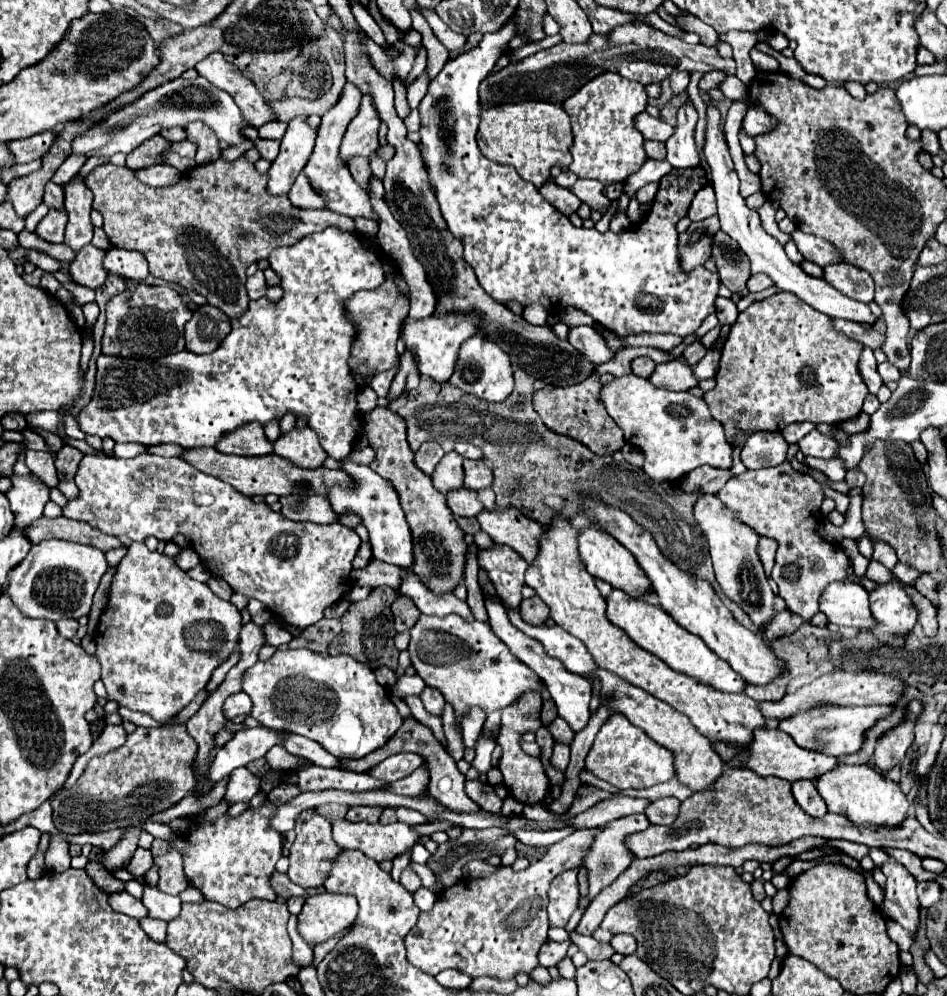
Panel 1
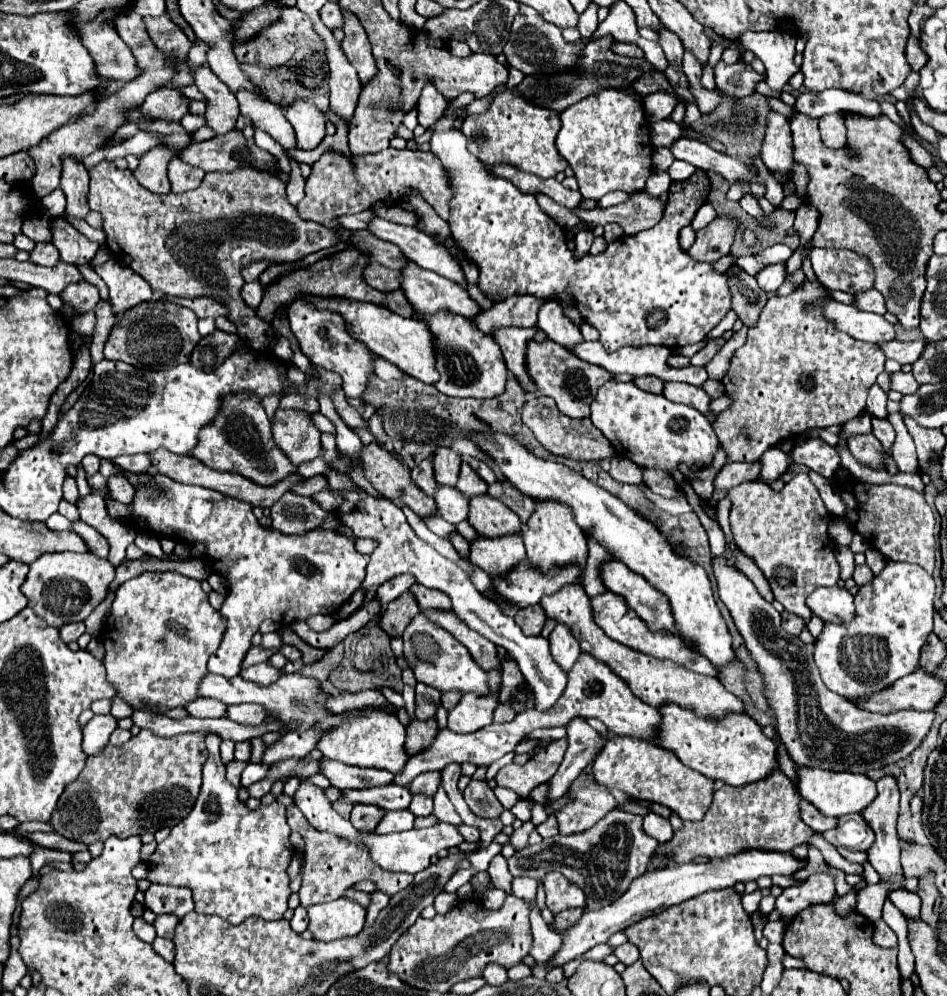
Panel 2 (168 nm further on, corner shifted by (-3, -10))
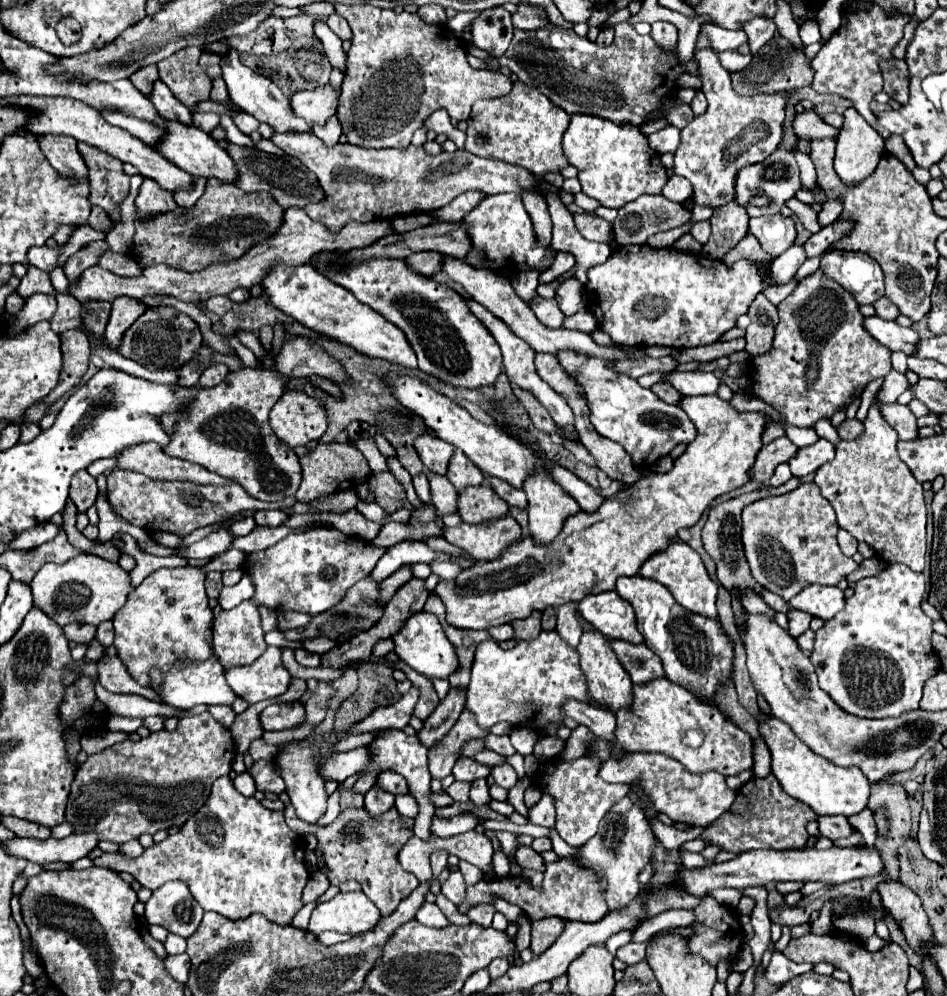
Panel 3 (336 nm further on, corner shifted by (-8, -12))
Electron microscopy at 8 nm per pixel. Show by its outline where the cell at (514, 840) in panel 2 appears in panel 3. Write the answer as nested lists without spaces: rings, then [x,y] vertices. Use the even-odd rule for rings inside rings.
[[[525,776],[514,788],[508,791],[508,802],[514,807],[515,811],[527,817],[529,809],[524,803],[524,792],[531,785],[531,779]]]

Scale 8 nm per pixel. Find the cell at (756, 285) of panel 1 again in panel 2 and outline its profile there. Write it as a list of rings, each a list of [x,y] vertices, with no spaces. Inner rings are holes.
[[[771,264],[767,268],[763,268],[759,274],[757,274],[757,280],[759,280],[759,286],[765,290],[765,292],[775,292],[787,278],[787,268],[785,264]]]

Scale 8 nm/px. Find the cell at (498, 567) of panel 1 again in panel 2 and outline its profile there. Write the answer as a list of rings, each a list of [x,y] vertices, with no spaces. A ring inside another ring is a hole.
[[[507,534],[497,538],[479,536],[471,542],[469,552],[471,564],[485,570],[489,576],[507,574],[507,570],[511,570],[511,566],[517,566],[525,556],[527,554],[521,534]]]

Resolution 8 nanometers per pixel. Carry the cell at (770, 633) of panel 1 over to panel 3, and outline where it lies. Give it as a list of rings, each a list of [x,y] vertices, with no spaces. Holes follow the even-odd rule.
[[[790,608],[788,610],[788,632],[794,638],[798,638],[800,634],[804,634],[810,628],[810,620],[812,620],[812,616],[808,612],[800,612],[800,610]]]

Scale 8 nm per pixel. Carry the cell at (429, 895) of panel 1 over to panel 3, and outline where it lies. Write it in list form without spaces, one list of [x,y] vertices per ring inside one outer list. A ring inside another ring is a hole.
[[[430,902],[422,904],[422,908],[416,914],[416,920],[422,924],[428,924],[428,926],[438,926],[438,928],[448,926],[446,916],[440,912],[440,908],[436,908],[436,904],[430,904]]]

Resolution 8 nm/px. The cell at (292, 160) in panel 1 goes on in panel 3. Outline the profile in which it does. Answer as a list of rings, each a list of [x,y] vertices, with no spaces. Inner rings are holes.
[[[324,86],[312,92],[296,92],[290,98],[290,104],[296,116],[304,118],[308,126],[314,128],[316,124],[326,124],[326,120],[336,114],[338,96],[340,94],[336,90],[332,90],[330,86]]]

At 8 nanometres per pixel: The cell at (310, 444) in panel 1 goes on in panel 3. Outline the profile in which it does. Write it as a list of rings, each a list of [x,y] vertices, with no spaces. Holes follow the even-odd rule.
[[[290,390],[284,392],[274,404],[270,412],[270,426],[284,444],[296,448],[320,440],[328,428],[328,422],[318,400],[300,390]]]

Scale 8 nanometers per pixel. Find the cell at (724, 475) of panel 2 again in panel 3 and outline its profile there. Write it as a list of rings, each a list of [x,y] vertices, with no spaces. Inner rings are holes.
[[[784,436],[784,438],[778,438],[766,446],[762,446],[762,450],[758,452],[756,456],[756,462],[754,466],[750,468],[750,478],[752,480],[758,480],[758,482],[768,482],[772,478],[772,472],[778,464],[782,462],[788,462],[794,454],[796,454],[796,446]]]

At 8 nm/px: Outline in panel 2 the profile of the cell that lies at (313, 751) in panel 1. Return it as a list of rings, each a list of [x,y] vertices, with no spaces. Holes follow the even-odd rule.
[[[323,758],[321,772],[329,778],[331,786],[335,788],[373,788],[373,786],[385,786],[393,782],[393,774],[387,770],[375,770],[375,768],[357,768],[347,766],[337,760]]]

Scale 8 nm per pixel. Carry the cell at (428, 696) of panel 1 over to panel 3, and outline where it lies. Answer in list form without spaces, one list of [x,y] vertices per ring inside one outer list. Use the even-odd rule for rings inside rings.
[[[404,662],[392,664],[392,666],[404,670],[406,676],[408,676],[408,680],[420,690],[420,698],[418,698],[418,704],[416,704],[416,708],[414,708],[414,716],[420,718],[420,720],[426,720],[426,718],[434,712],[434,708],[440,704],[440,700],[438,700],[438,696],[436,696],[436,690],[434,690],[432,682],[430,682],[426,676],[418,674],[416,670],[412,670],[412,668],[410,668],[408,664],[404,664]]]

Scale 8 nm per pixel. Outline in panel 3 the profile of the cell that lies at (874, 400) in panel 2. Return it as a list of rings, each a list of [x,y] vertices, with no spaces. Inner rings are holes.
[[[878,404],[870,406],[864,428],[864,434],[858,440],[842,440],[836,446],[836,458],[816,472],[814,482],[836,510],[840,528],[848,530],[858,542],[866,542],[874,548],[884,562],[902,562],[912,570],[922,572],[926,564],[928,520],[922,484],[900,460],[896,452],[896,430],[880,416]]]

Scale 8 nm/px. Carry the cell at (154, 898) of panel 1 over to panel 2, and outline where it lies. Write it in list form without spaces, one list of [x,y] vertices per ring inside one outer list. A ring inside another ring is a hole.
[[[165,914],[163,918],[155,920],[155,930],[157,930],[157,936],[161,936],[161,938],[173,940],[175,926],[177,926],[177,922],[175,922],[175,918],[171,918],[171,914]]]

